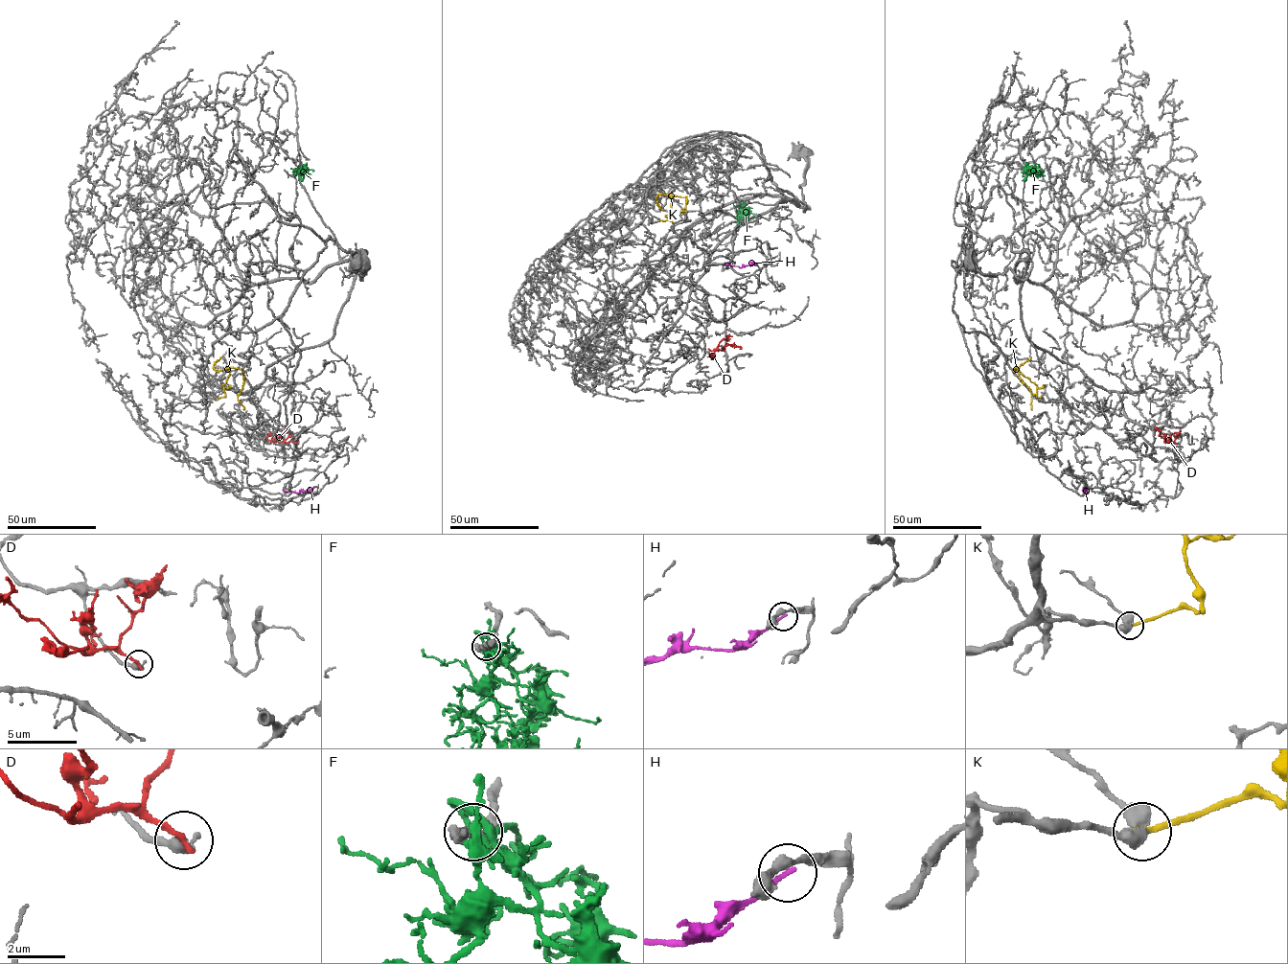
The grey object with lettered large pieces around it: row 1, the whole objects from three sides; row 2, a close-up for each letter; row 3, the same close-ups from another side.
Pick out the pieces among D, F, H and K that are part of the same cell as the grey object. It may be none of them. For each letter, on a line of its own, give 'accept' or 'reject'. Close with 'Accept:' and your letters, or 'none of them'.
D: reject
F: reject
H: reject
K: accept
Accept: K

